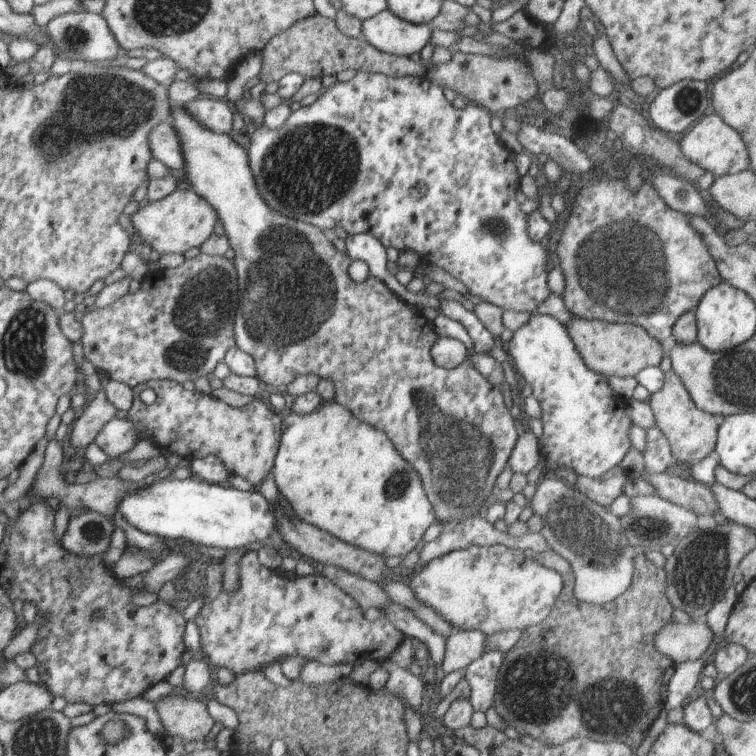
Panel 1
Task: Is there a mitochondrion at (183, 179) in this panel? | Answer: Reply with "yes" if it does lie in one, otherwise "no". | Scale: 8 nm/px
no

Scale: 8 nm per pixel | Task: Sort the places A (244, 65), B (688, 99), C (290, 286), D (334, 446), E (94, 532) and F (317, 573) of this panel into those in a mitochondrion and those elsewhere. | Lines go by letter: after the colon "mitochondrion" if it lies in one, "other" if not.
A: other
B: mitochondrion
C: mitochondrion
D: other
E: mitochondrion
F: other

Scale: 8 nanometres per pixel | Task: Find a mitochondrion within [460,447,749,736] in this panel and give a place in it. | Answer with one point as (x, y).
(699, 575)

